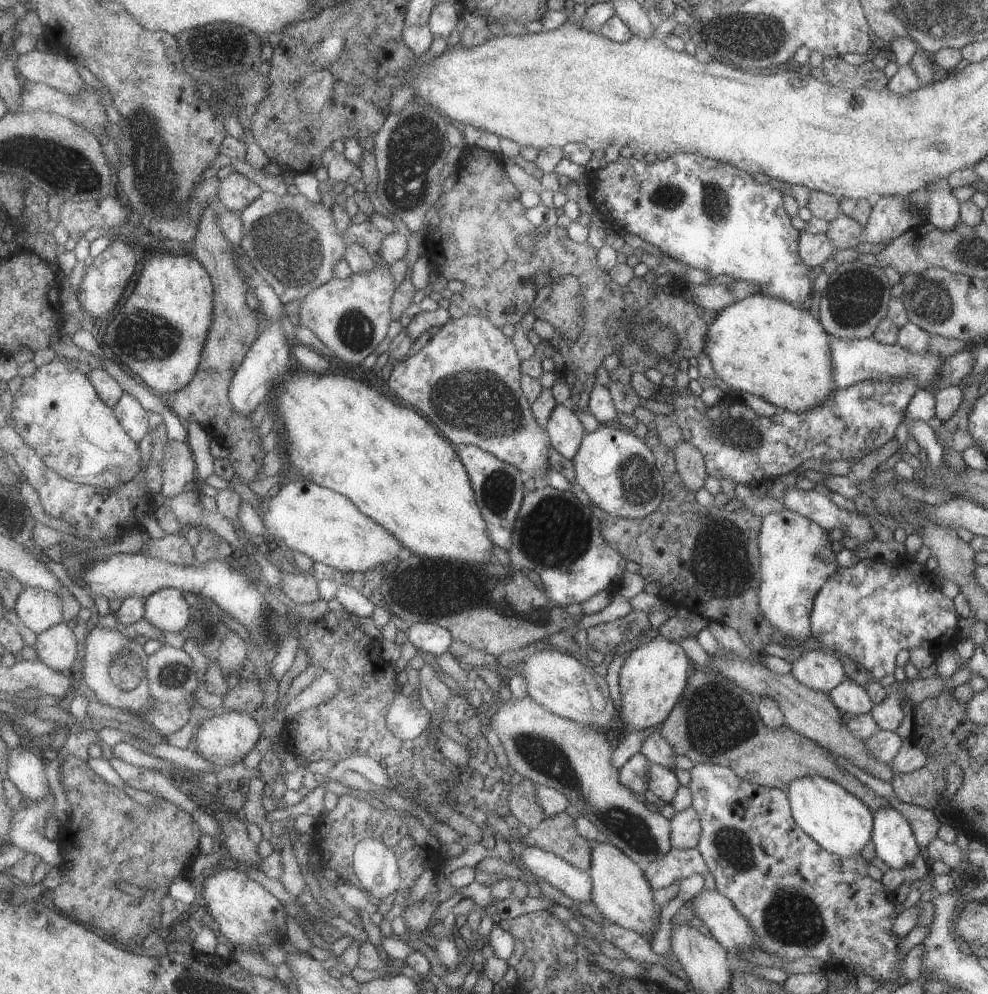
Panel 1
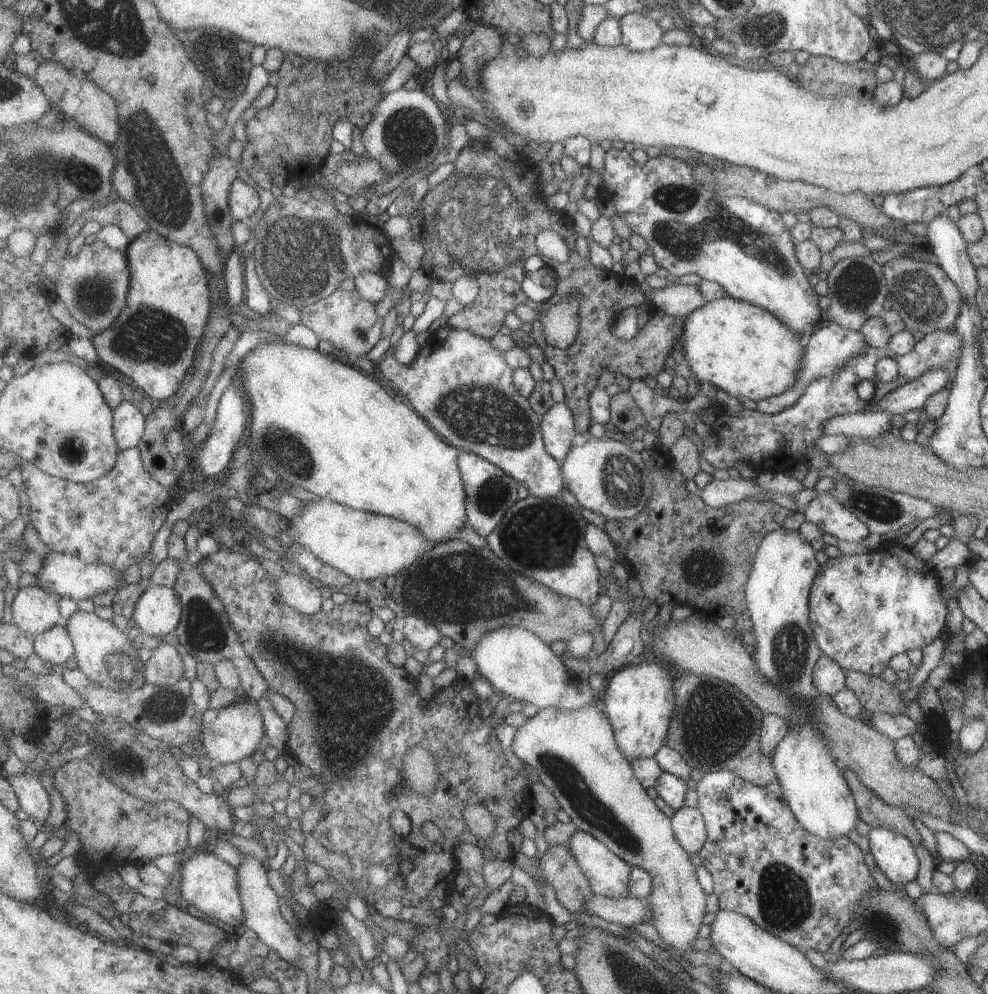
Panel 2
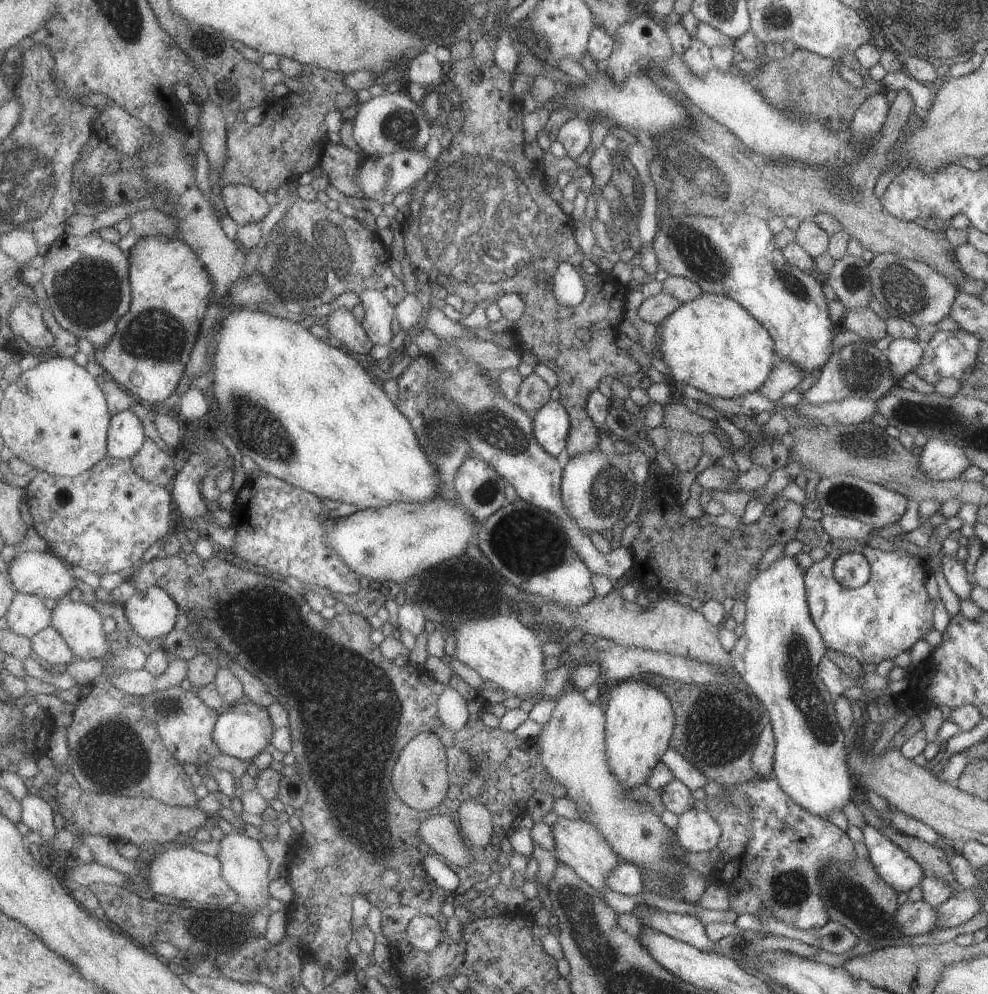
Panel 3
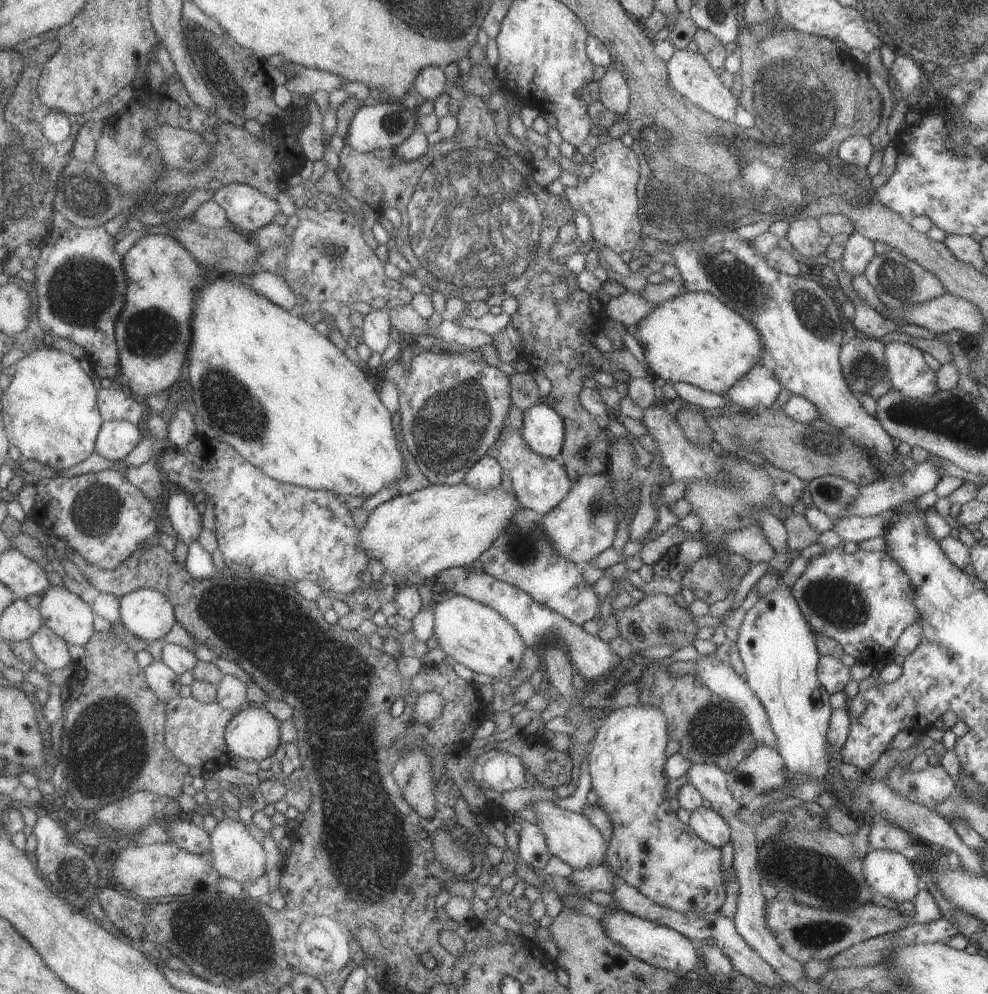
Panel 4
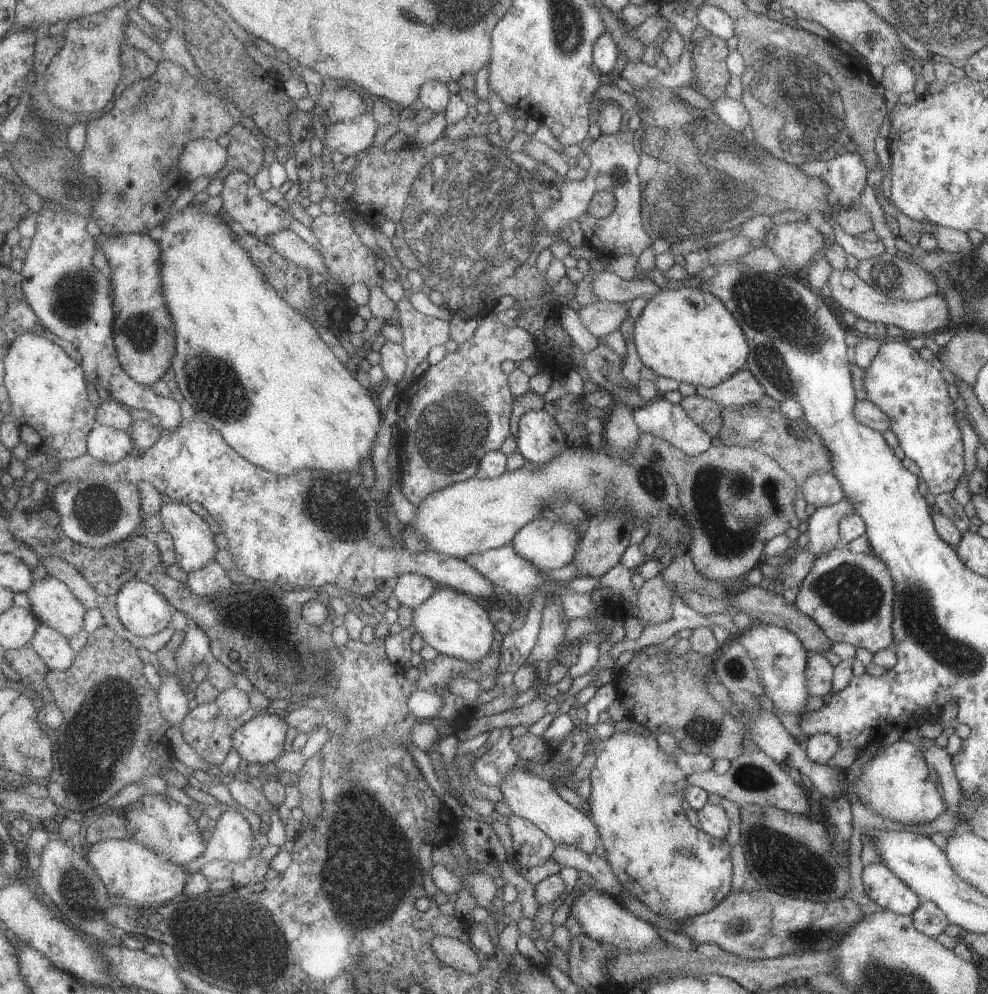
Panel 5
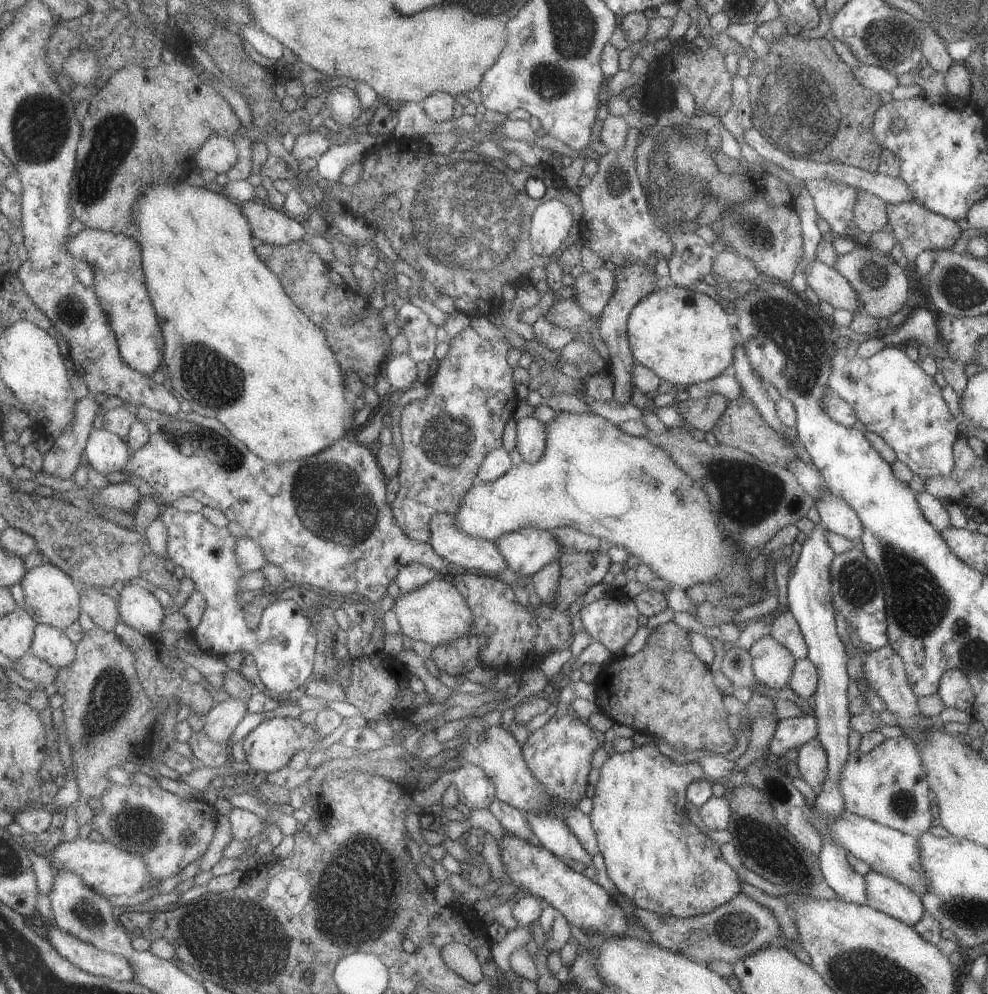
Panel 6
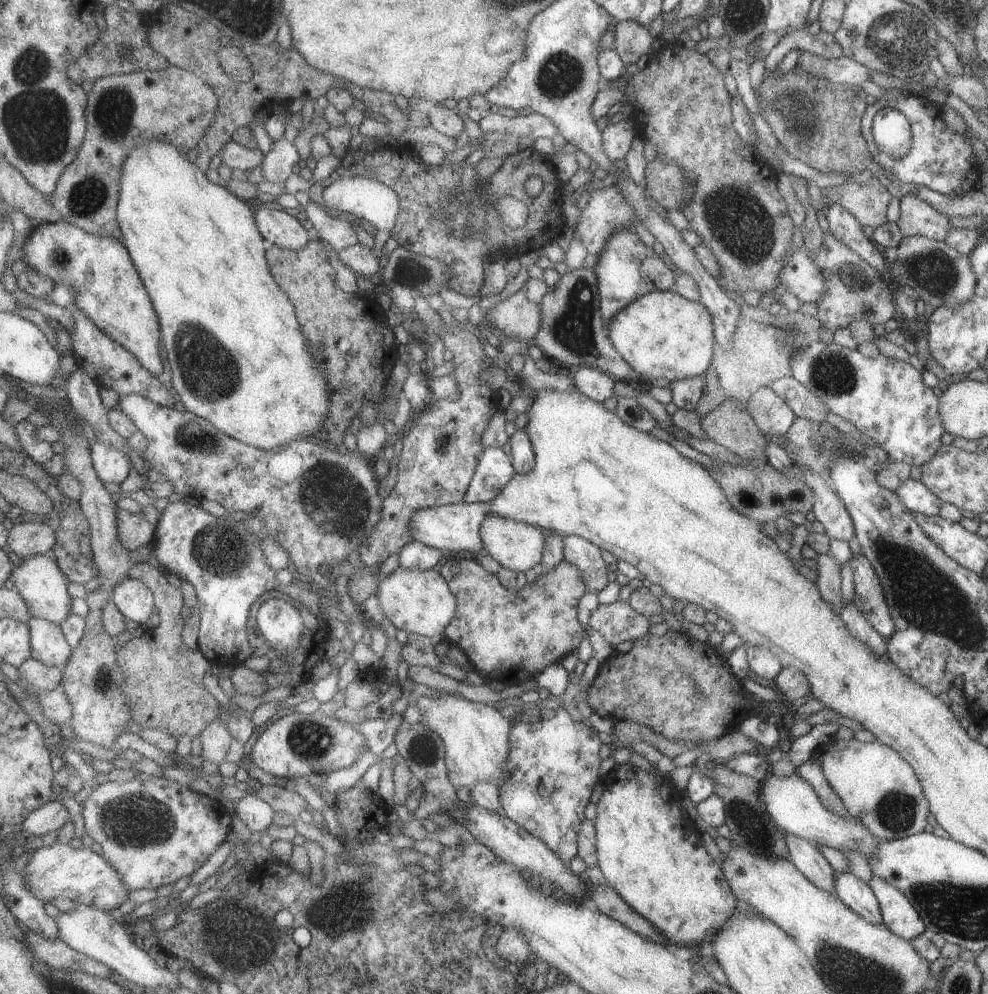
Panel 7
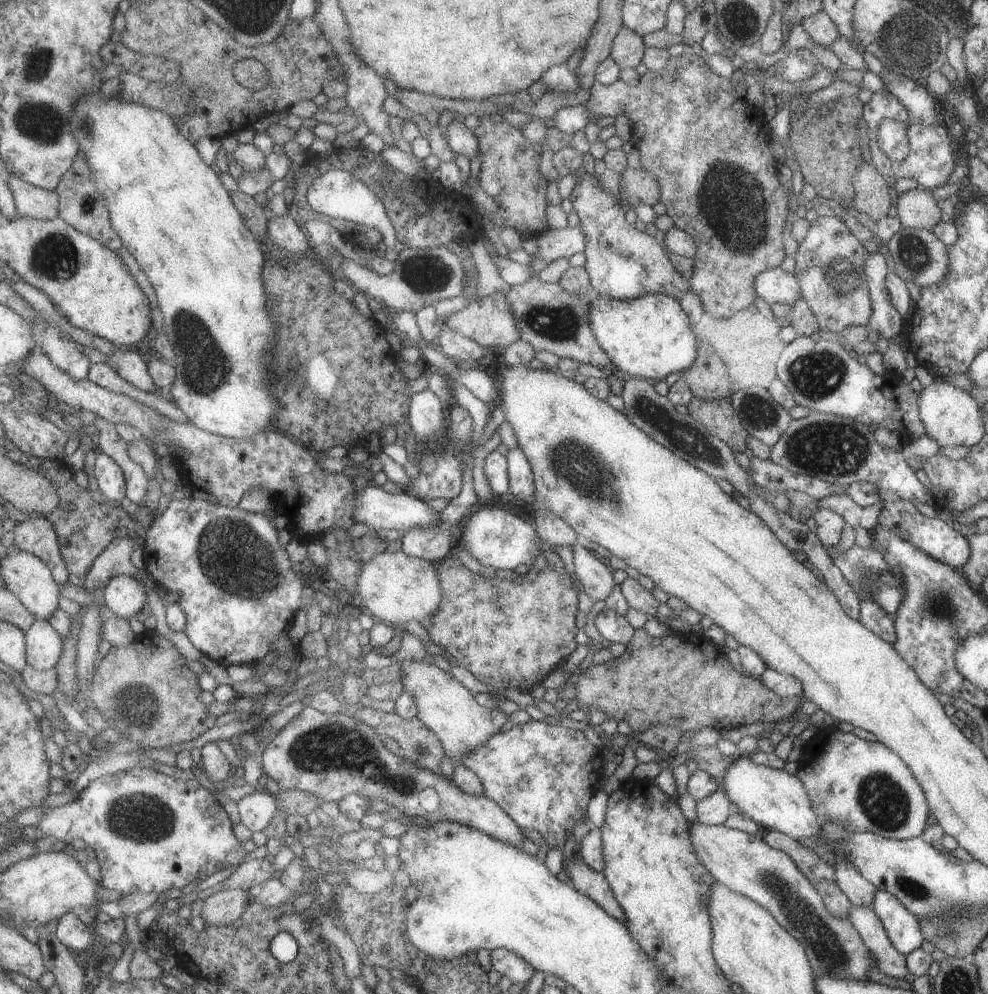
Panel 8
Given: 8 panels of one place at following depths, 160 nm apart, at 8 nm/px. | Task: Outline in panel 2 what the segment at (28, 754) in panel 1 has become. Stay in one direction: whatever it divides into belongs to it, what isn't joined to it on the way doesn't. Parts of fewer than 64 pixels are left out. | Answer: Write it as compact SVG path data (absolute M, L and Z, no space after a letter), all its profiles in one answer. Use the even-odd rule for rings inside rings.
M27 769L23 774L10 776L9 780L15 793L18 795L22 809L30 816L33 820L36 820L45 828L45 820L49 818L51 814L51 798L45 790L45 786L41 784L41 780L38 776L35 776L35 773L31 772L30 769Z

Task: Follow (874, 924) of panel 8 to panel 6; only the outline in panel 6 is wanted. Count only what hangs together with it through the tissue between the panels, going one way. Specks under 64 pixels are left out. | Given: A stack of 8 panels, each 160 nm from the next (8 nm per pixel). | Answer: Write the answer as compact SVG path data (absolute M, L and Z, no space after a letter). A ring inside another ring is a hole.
M830 840L822 841L821 850L816 856L822 880L842 901L865 905L867 897L864 878L851 867L846 856L843 847Z

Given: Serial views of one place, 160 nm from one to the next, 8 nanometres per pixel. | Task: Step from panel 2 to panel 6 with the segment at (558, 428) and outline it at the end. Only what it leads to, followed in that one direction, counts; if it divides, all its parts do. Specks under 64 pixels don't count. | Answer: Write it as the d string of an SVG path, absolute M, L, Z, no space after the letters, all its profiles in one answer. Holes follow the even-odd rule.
M525 417L516 422L515 448L522 462L535 464L542 455L545 446L544 426L540 420Z

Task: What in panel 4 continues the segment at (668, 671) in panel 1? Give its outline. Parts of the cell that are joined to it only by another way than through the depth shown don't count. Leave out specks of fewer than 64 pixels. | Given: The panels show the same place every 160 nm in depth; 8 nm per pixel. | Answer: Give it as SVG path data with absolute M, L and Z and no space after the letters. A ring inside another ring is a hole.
M639 702L632 707L622 707L609 713L603 720L599 721L596 728L592 748L590 750L588 771L590 772L591 789L597 795L596 805L607 814L609 822L612 826L612 835L610 837L608 847L605 851L605 865L619 878L622 878L629 886L638 890L643 896L646 896L652 903L658 904L663 908L674 910L678 913L714 913L719 911L719 907L725 900L725 882L726 875L721 872L721 852L720 848L711 846L708 842L701 840L693 829L685 823L681 823L675 813L669 809L669 799L665 793L668 778L664 773L666 754L664 750L668 743L667 725L662 712L655 707L641 705Z

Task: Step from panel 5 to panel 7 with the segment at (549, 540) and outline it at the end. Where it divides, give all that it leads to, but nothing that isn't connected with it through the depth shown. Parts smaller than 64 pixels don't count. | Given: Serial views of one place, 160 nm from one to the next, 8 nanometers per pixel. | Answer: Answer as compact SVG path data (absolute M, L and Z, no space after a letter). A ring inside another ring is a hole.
M485 515L479 527L479 538L485 554L491 556L501 567L514 571L525 572L541 562L544 535L539 527L497 515Z

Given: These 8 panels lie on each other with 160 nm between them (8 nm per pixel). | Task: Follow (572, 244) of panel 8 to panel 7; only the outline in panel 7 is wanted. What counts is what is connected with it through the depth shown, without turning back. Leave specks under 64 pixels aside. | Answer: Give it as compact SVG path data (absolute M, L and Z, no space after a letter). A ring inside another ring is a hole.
M614 184L590 194L587 205L570 231L576 234L588 253L598 255L605 248L605 239L611 231L633 230L632 219L638 221Z

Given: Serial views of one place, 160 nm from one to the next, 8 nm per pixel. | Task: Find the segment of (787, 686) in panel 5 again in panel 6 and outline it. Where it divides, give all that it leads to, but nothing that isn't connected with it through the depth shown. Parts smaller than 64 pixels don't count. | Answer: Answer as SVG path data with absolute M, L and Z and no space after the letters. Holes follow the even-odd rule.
M767 635L755 641L748 649L752 673L759 684L771 688L786 686L795 658L784 646Z

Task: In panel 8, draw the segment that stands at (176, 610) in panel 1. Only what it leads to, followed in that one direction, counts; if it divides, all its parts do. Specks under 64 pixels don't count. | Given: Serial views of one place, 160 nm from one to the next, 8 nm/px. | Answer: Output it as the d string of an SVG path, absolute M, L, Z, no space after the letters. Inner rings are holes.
M117 575L102 592L106 606L119 617L126 619L139 612L147 613L147 591L133 575Z

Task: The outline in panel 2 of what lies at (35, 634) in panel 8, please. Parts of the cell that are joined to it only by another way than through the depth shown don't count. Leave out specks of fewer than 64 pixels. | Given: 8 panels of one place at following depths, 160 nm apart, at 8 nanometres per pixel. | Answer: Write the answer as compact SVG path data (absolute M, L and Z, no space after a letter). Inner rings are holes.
M58 625L36 636L36 655L45 665L62 670L67 660L75 657L73 638L65 625Z

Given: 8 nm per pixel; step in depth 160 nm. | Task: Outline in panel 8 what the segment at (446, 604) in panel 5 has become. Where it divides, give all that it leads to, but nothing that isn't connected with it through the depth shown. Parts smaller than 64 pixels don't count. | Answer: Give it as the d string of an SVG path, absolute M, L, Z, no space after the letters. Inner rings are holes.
M386 550L367 560L360 570L356 587L362 608L372 617L396 627L407 620L423 621L438 610L440 603L440 583L436 569L431 563L408 555L403 550Z

